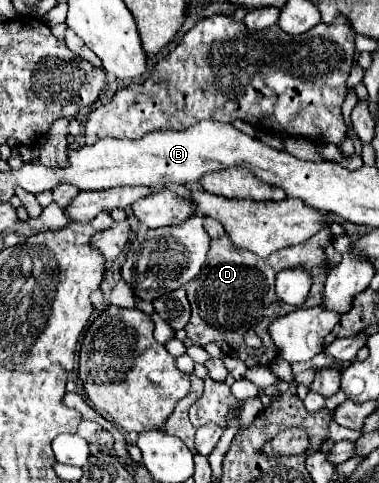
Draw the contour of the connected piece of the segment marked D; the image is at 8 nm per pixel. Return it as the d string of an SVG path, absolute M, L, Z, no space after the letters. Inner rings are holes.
M325 226L321 232L311 236L307 242L283 248L267 258L259 258L253 252L235 248L227 236L211 240L207 262L205 262L201 274L195 280L187 282L187 286L185 286L189 304L193 310L191 320L185 326L187 336L197 346L205 346L209 342L215 342L225 354L229 354L231 358L247 362L247 366L261 364L261 358L267 360L265 354L257 354L257 350L247 348L243 342L243 334L247 328L253 328L261 320L263 310L275 302L275 274L283 268L303 266L313 276L313 286L311 286L309 298L305 302L305 308L319 306L325 278L327 278L329 270L333 268L333 260L331 260L329 250L331 250L331 254L339 254L333 248L333 234L331 234L329 226ZM225 318L227 318L227 330L225 330Z

